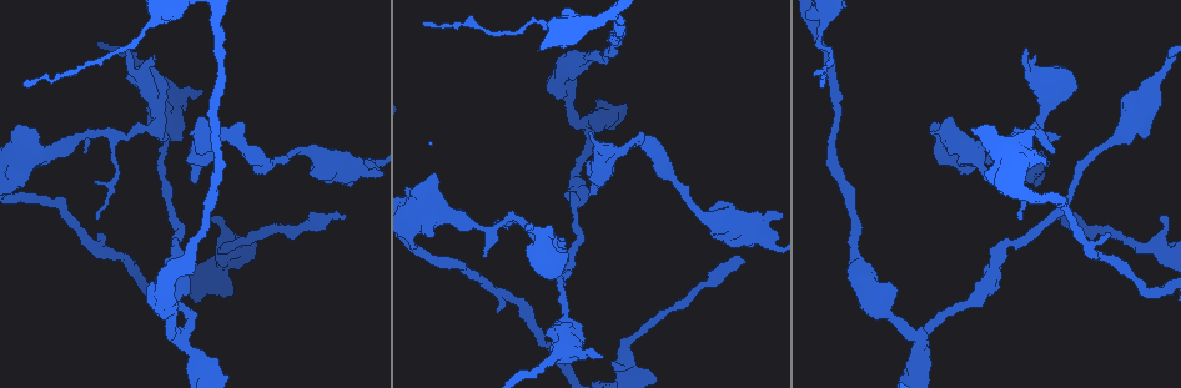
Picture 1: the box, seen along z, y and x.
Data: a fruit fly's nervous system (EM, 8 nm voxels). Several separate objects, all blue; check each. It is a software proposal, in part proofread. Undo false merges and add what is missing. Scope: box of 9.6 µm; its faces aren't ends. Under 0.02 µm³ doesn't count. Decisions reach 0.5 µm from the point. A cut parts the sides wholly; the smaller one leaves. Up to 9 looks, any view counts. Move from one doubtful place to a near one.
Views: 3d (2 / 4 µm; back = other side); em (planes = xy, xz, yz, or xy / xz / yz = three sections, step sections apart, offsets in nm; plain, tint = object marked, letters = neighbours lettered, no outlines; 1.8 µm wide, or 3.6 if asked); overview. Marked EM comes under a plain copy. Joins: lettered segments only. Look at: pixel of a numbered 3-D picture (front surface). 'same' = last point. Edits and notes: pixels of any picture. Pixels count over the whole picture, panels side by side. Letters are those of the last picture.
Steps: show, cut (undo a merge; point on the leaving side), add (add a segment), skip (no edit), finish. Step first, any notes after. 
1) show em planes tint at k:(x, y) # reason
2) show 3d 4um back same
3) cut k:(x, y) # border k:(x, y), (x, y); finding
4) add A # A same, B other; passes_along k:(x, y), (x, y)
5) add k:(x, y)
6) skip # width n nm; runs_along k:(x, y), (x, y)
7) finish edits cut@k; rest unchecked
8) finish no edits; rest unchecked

show 3d 2um back at 1:(1040, 122) # abrupt turn

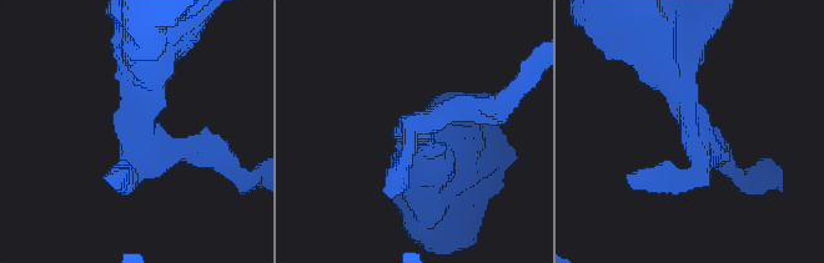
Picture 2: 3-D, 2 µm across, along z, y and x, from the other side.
show em 3.6um planes tint at 2:(432, 122) # now the EM

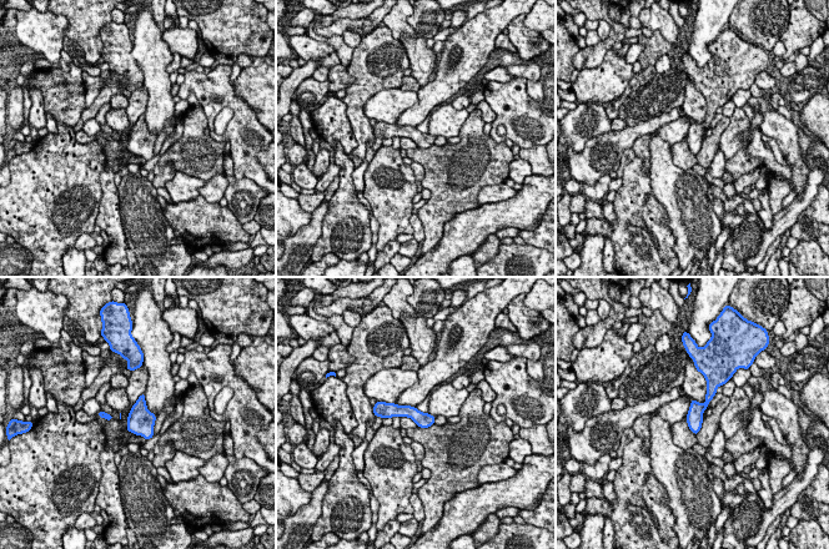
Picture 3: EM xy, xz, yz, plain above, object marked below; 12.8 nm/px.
show em 3.6um planes letters same

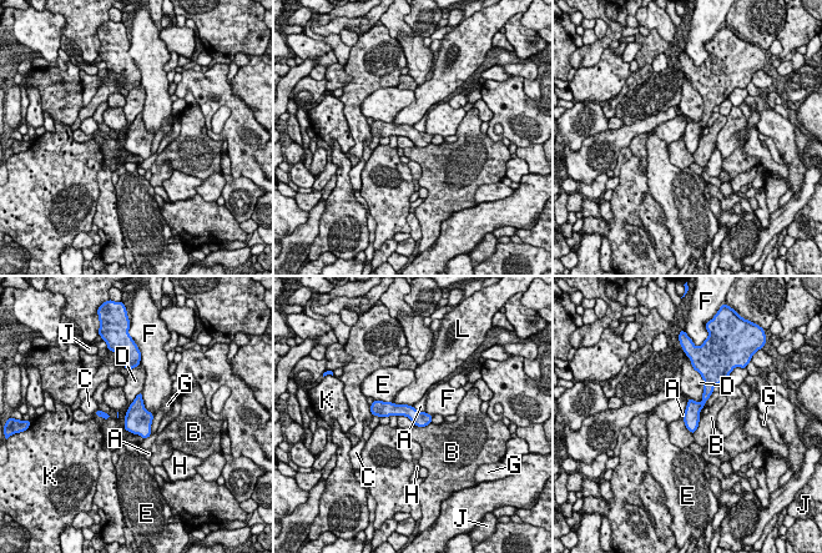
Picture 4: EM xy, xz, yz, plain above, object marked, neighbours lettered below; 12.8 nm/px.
skip # longest_contact D 380 nm; A other, B other, C other, D other, E other, F other, G other, H other, J other, K other, L other; all the same neuron

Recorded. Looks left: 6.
show em yz step 8 tint at 1:(597, 191) # an open end

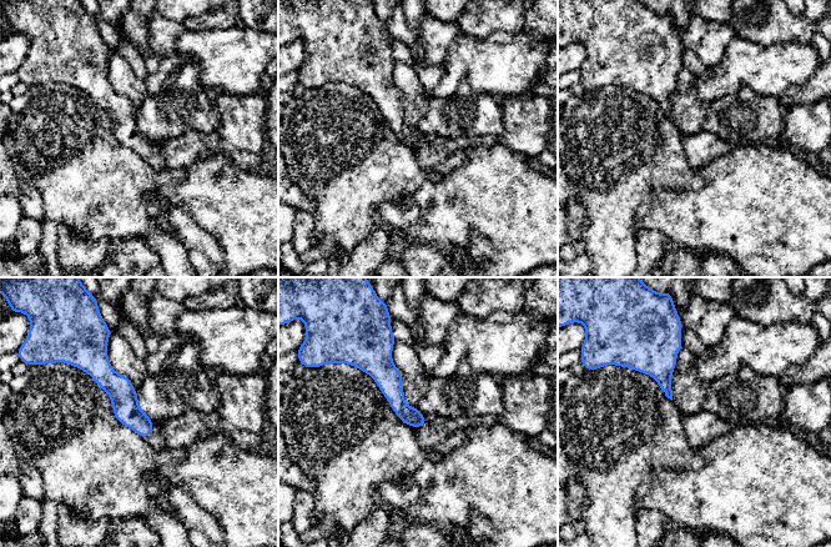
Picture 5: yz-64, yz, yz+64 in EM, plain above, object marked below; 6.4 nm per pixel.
show em planes tint same

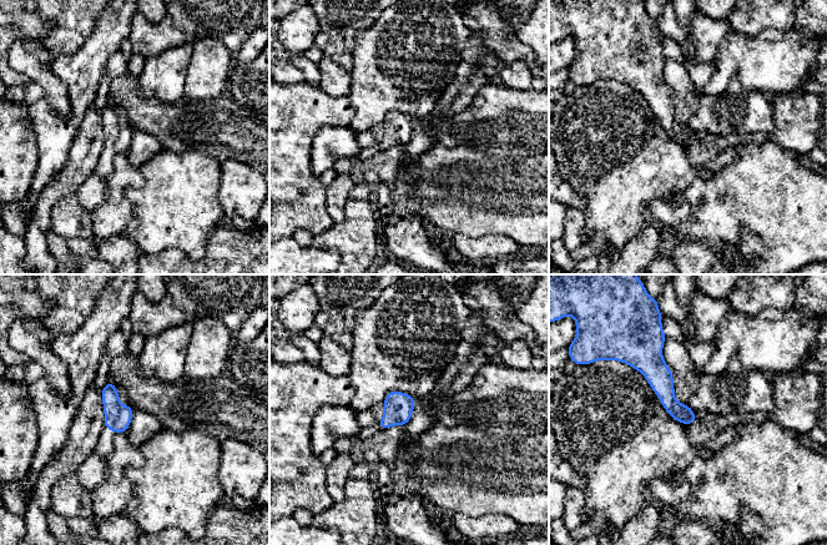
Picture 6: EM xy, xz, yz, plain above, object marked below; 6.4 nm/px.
show em planes letters same # see the neighbours

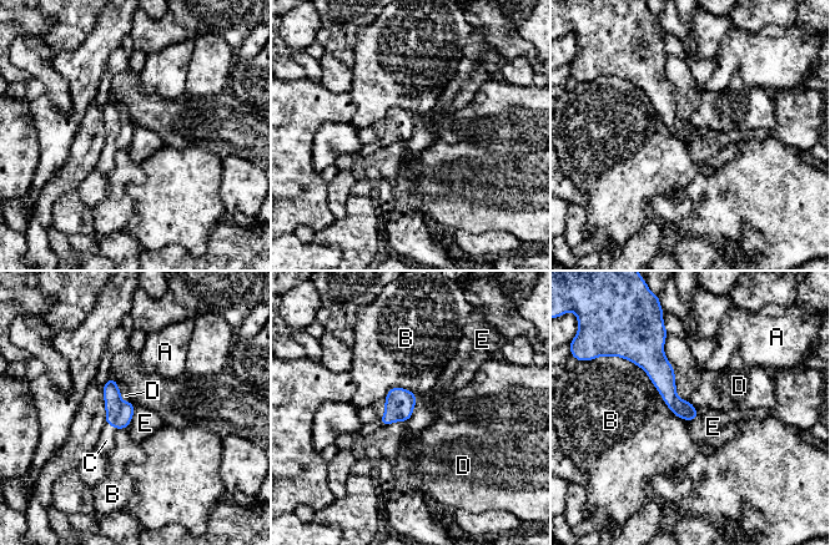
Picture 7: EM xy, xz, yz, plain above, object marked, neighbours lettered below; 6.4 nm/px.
add C # A other, B other, C same, D other, E other; passes_along 7:(119, 414), (111, 424), (106, 440); the neuron continues

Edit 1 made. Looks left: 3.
show em xy step 4 tint at 1:(623, 363) # abrupt turn

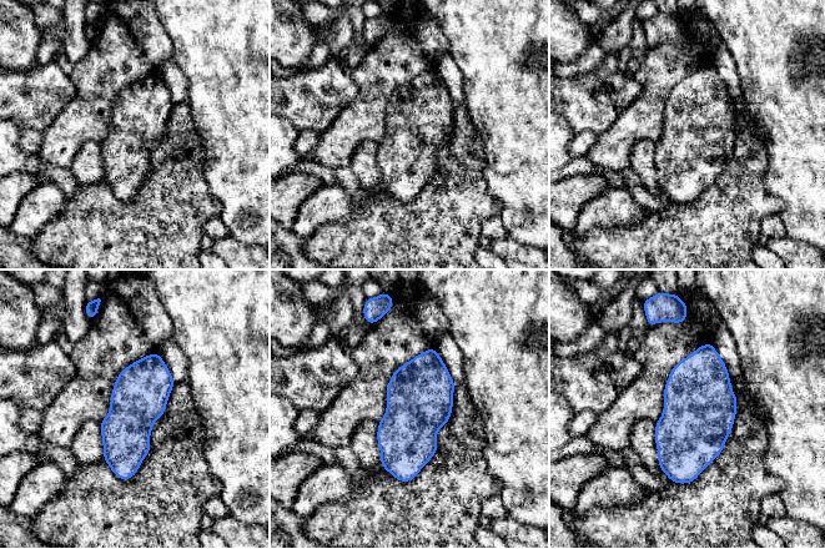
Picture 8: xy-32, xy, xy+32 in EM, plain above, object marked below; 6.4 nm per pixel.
show em xy step 4 letters same # see the neighbours

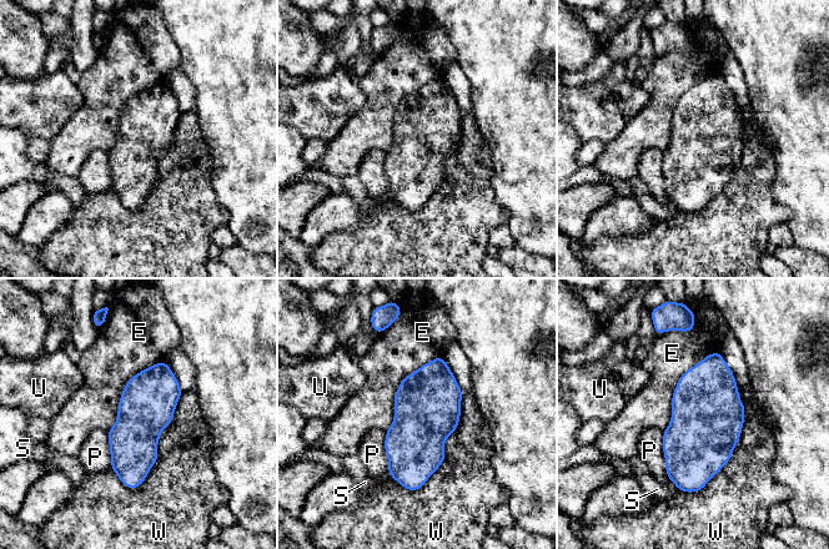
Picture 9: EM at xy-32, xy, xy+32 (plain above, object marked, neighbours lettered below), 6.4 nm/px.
skip # longest_contact W 700 nm; E other, P other, S other, U other, W other; border 9:(718, 351), (679, 378), (663, 431); continuous, no second neuron

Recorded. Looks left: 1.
finish edits add@7; rest unchecked

